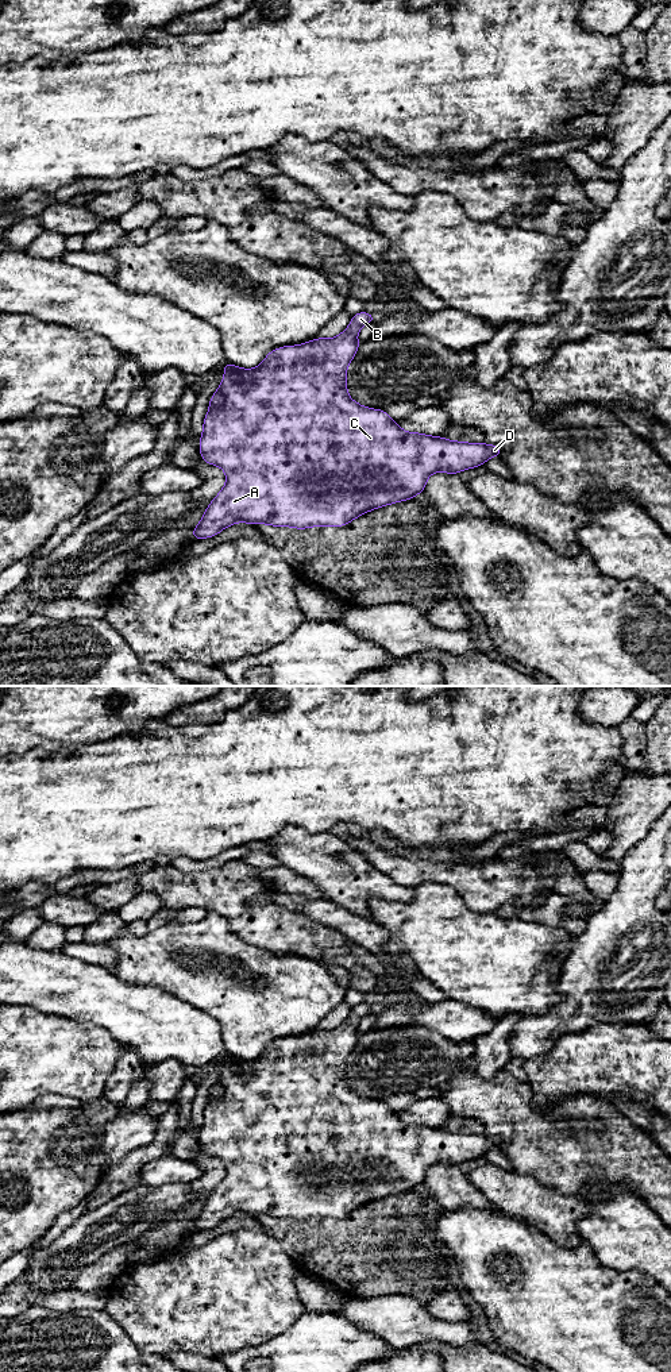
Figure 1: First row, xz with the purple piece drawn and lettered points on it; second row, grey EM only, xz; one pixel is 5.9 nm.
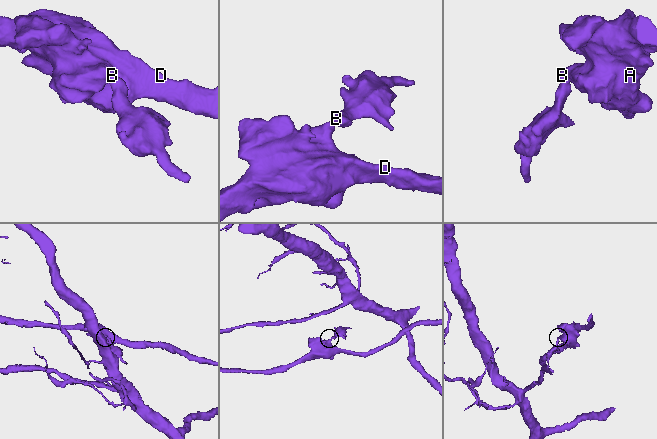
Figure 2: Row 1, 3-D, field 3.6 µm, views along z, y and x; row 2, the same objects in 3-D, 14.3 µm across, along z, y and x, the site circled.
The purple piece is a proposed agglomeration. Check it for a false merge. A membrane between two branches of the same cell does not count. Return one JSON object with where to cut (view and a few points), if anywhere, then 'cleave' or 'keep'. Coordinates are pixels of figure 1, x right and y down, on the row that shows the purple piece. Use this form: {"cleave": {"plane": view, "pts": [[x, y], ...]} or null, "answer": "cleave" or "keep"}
{"cleave": null, "answer": "keep"}

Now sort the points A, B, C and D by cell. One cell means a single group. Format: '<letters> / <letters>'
A B C D

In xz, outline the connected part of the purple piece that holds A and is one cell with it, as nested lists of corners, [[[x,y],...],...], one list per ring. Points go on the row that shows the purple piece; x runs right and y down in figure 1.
[[[360,311],[338,336],[278,347],[254,369],[223,365],[224,377],[209,400],[198,451],[203,460],[220,467],[227,479],[192,531],[193,537],[213,537],[236,523],[296,529],[343,527],[363,513],[424,493],[431,474],[459,474],[501,456],[502,450],[495,444],[404,431],[385,411],[363,406],[348,396],[347,369],[360,346],[356,336],[374,319],[374,315]]]

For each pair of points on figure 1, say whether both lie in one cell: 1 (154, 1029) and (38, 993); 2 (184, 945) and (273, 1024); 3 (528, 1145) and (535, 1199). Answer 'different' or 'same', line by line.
1: same
2: same
3: different

